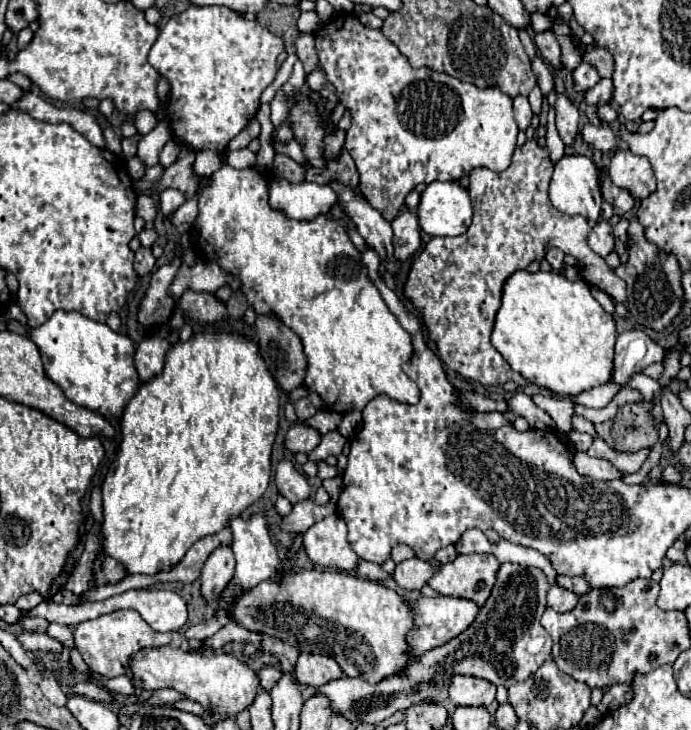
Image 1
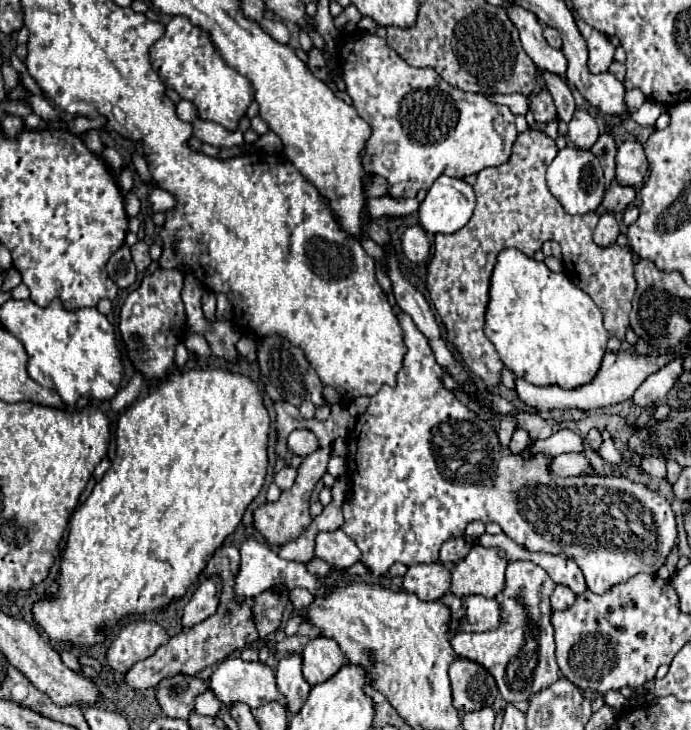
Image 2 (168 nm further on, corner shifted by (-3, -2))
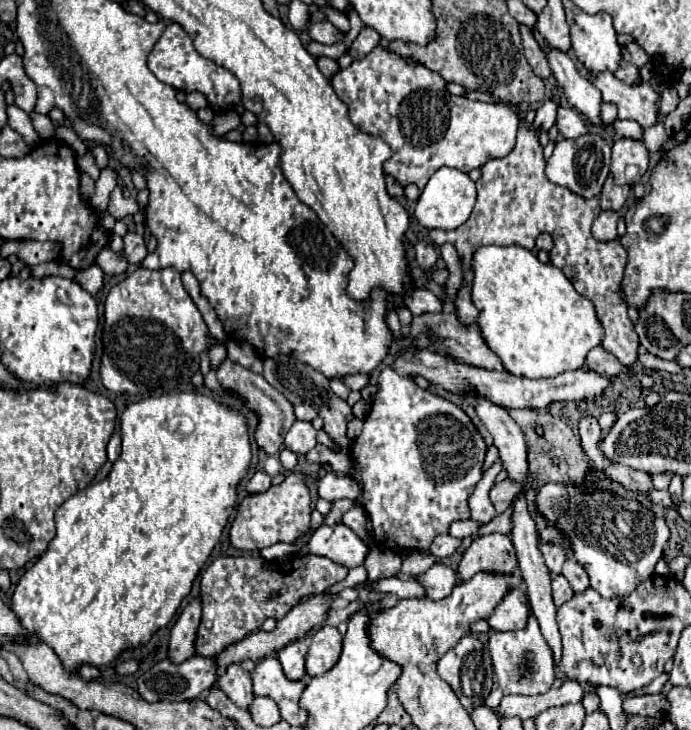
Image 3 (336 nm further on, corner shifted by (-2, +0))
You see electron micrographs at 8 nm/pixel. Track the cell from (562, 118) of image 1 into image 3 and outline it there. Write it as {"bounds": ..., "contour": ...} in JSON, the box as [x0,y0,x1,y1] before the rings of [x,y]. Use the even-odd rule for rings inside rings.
{"bounds":[520,24,550,78],"contour":[[[520,24],[520,36],[522,36],[522,48],[524,48],[524,56],[528,60],[528,64],[532,66],[534,74],[540,76],[540,78],[546,78],[550,76],[550,66],[548,66],[548,60],[546,60],[546,54],[542,52],[540,44],[536,42],[534,38],[534,32],[532,28]]]}

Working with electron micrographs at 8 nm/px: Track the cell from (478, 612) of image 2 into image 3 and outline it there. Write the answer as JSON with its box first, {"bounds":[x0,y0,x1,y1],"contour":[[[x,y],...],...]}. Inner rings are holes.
{"bounds":[488,586,532,630],"contour":[[[520,586],[520,588],[510,590],[502,598],[502,602],[494,610],[494,614],[488,618],[488,622],[494,630],[520,630],[528,624],[528,614],[530,612],[532,610],[530,610],[528,594]]]}

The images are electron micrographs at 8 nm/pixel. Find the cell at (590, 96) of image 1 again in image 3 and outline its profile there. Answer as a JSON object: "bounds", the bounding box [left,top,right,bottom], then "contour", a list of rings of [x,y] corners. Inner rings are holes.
{"bounds":[592,74,662,128],"contour":[[[598,74],[592,80],[602,92],[604,102],[618,104],[618,118],[632,118],[642,128],[654,126],[662,122],[662,114],[658,110],[658,92],[652,90],[650,84],[628,86],[620,82],[614,74]]]}

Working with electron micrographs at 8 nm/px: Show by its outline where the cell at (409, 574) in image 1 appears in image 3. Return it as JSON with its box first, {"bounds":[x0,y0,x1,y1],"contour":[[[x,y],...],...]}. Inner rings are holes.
{"bounds":[422,564,458,600],"contour":[[[434,564],[428,572],[424,572],[422,576],[422,586],[426,588],[426,592],[428,592],[428,598],[432,598],[432,600],[442,600],[442,598],[446,598],[450,592],[452,592],[452,588],[456,586],[456,582],[458,582],[458,576],[456,576],[456,572],[450,568],[450,566],[446,566],[446,564]]]}

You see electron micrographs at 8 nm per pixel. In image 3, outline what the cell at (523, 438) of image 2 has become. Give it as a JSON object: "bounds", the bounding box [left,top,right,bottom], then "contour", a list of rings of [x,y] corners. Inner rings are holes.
{"bounds":[468,462,500,524],"contour":[[[496,462],[490,470],[486,470],[486,472],[482,474],[482,480],[476,484],[474,492],[472,492],[470,498],[468,498],[470,516],[472,516],[474,520],[478,520],[478,522],[488,524],[488,522],[496,516],[494,506],[492,506],[492,502],[488,500],[488,492],[490,492],[490,488],[492,488],[494,478],[496,478],[498,472],[500,472],[500,462]]]}

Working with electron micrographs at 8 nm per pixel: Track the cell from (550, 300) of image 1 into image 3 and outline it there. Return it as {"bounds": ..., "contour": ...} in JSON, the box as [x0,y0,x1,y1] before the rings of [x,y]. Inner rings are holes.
{"bounds":[472,246,604,378],"contour":[[[480,246],[474,252],[474,256],[472,256],[472,272],[474,272],[474,278],[472,278],[472,302],[474,302],[474,306],[480,312],[480,316],[478,316],[478,328],[482,332],[482,338],[490,346],[490,350],[494,354],[498,354],[498,358],[504,362],[504,368],[510,374],[514,374],[514,376],[526,376],[526,378],[548,378],[548,376],[556,376],[556,374],[562,374],[562,372],[568,372],[568,370],[578,370],[578,368],[584,366],[586,354],[602,342],[604,332],[602,332],[602,324],[600,324],[600,320],[596,316],[596,310],[594,310],[592,302],[586,300],[584,296],[580,296],[574,290],[574,286],[570,284],[570,280],[564,276],[562,270],[558,270],[552,264],[542,264],[530,250],[526,250],[522,246]]]}

